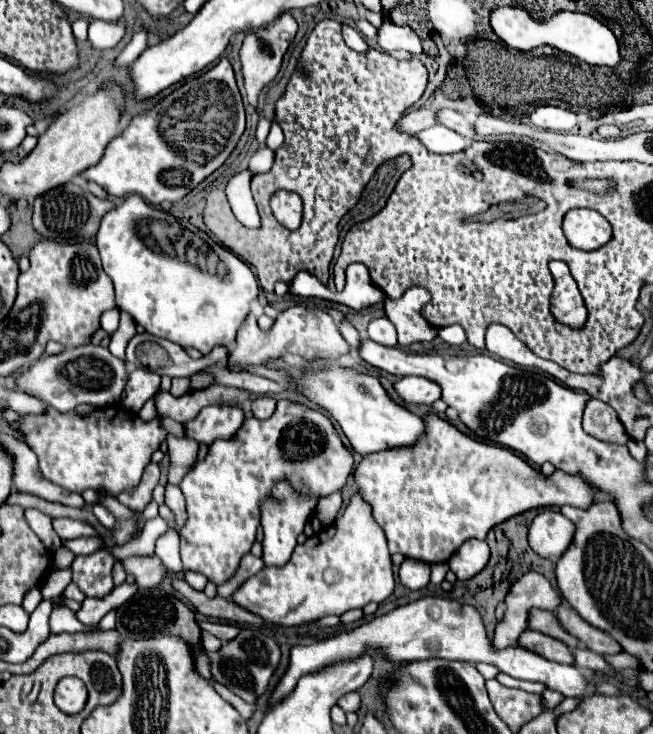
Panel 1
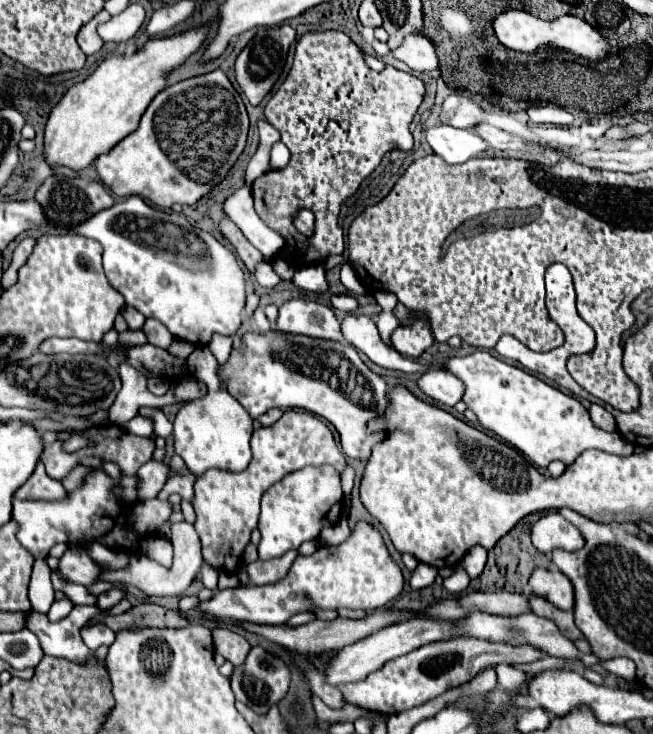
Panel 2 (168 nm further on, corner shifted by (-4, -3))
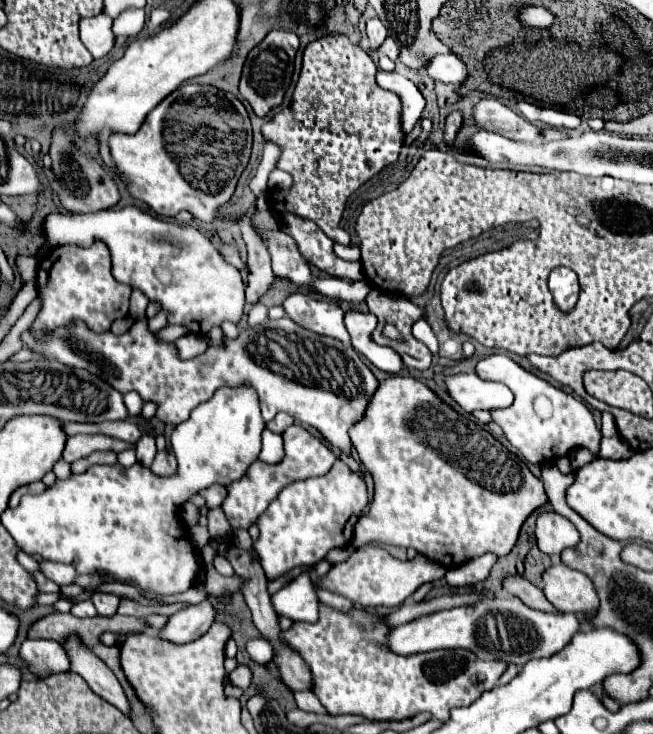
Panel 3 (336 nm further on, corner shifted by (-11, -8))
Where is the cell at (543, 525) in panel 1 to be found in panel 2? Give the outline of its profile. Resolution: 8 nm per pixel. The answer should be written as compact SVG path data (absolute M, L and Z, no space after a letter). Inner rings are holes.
M551 511L537 521L531 527L531 537L533 537L533 545L541 553L551 553L553 549L577 551L585 543L581 531L569 521L565 521L557 511Z

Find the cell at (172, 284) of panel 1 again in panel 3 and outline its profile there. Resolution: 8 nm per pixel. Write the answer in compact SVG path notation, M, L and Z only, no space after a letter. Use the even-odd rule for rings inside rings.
M128 206L122 210L100 210L94 214L50 214L44 222L44 234L52 246L90 246L94 240L102 240L112 252L114 278L122 284L130 284L132 288L140 288L150 300L158 300L162 308L170 312L168 322L188 326L192 334L208 334L212 326L220 326L224 320L236 324L242 318L246 300L240 272L234 266L226 264L214 244L190 224L164 222L140 208Z

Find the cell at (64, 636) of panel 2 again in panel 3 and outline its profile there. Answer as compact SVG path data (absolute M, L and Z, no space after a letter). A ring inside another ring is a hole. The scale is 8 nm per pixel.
M64 644L64 648L68 648L72 656L72 672L80 674L98 696L130 716L130 702L112 670L108 670L102 660L96 660L88 648L80 648L80 644Z

